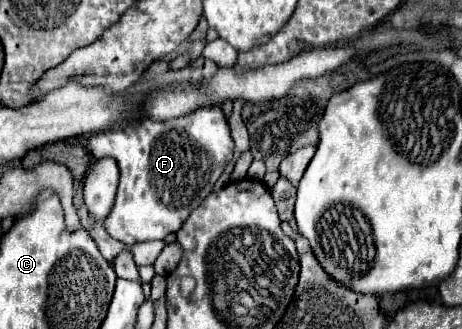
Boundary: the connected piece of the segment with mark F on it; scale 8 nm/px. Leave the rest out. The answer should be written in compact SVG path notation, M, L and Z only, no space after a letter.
M200 108L200 112L192 112L176 120L152 122L148 118L142 118L124 128L98 132L90 136L88 148L96 160L114 158L120 168L120 186L116 194L116 204L108 220L102 222L102 226L112 238L120 240L122 244L130 248L146 240L164 240L168 234L180 230L180 226L186 222L190 212L198 208L204 202L204 198L212 192L224 166L232 158L234 142L230 138L230 128L228 128L228 122L222 110L220 108Z

